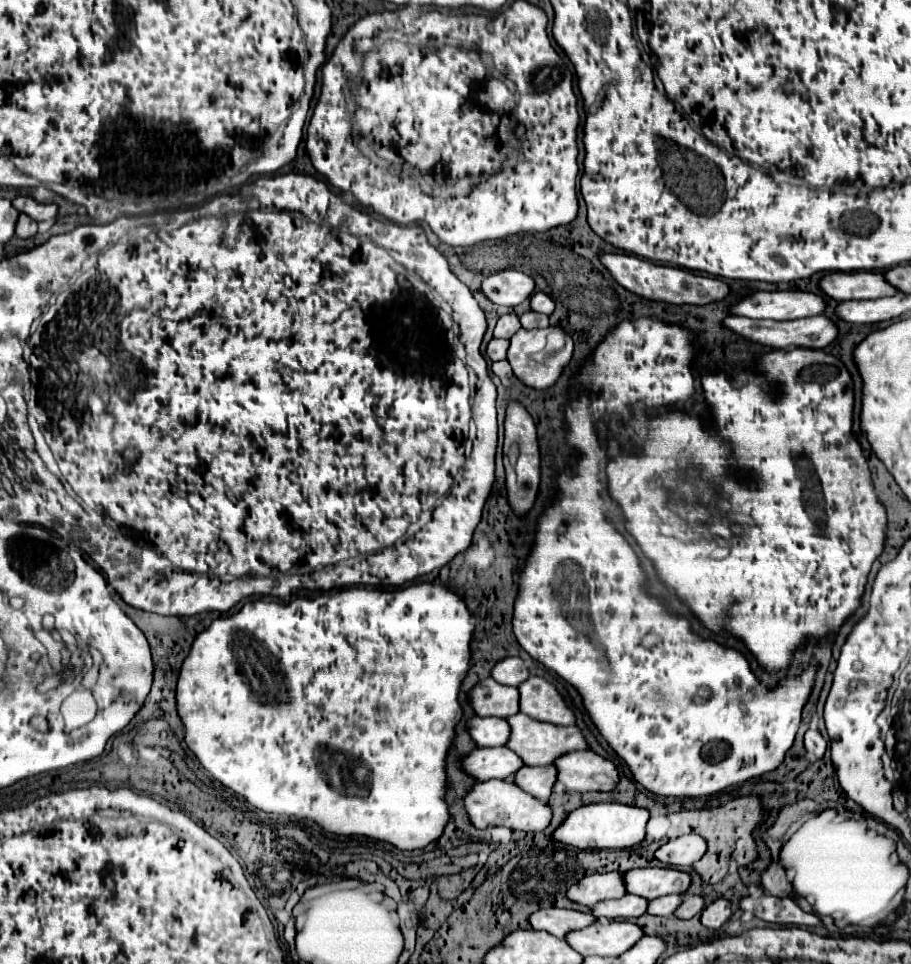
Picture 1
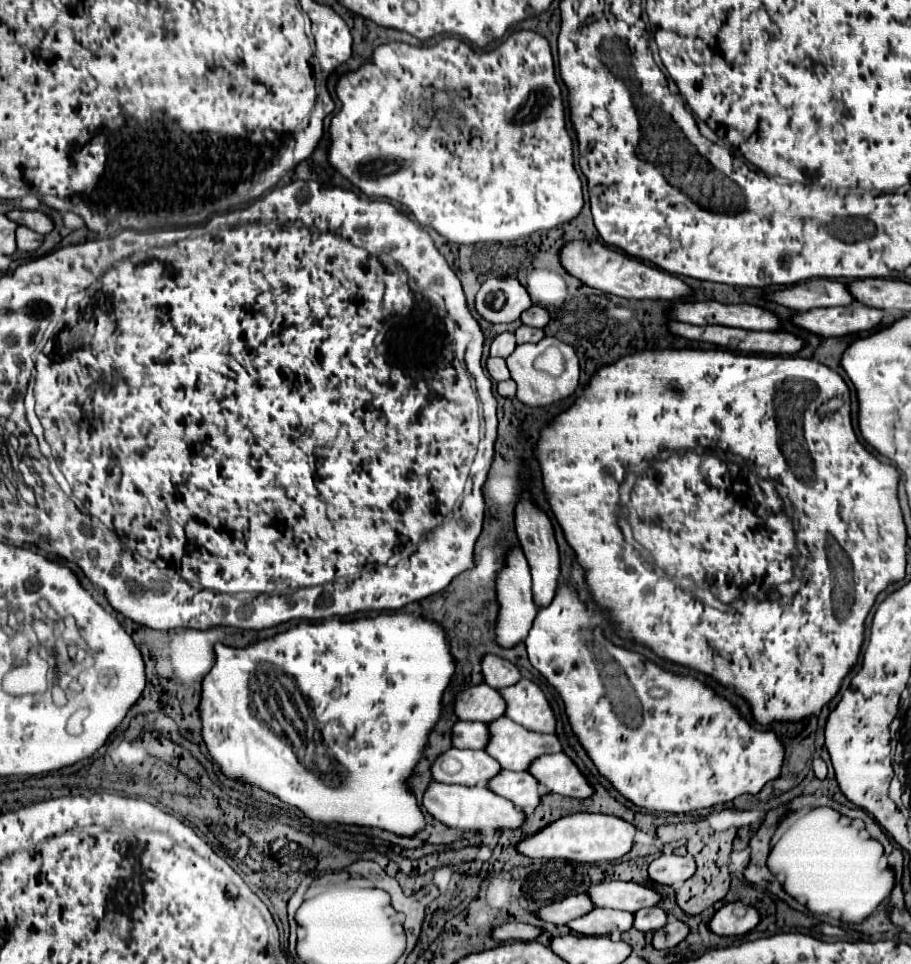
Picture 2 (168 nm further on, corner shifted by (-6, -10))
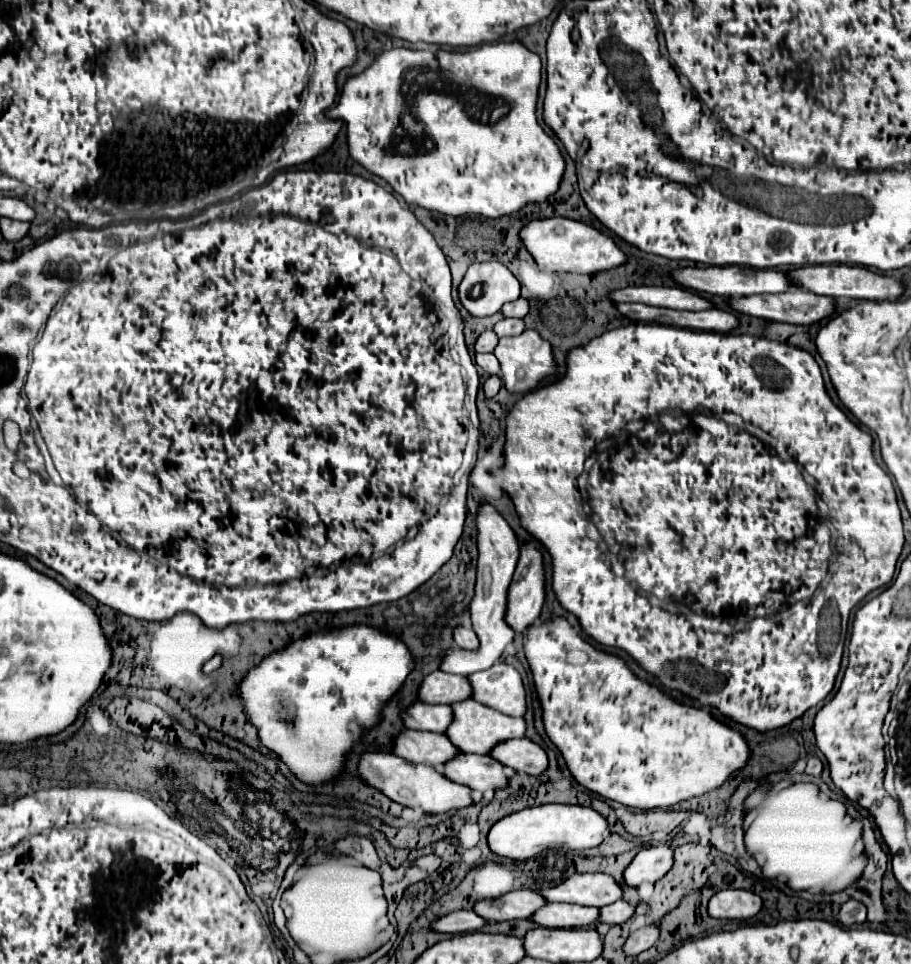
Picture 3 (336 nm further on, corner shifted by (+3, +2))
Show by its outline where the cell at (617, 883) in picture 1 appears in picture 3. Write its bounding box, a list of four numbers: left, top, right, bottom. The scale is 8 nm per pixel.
[474,889,548,923]

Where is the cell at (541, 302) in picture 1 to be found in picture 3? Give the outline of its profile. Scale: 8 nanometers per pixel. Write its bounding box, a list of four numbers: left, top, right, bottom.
[502,297,530,317]

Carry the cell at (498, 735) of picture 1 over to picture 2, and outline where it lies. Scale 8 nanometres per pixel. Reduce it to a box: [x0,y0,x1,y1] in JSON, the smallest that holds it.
[451,721,487,749]

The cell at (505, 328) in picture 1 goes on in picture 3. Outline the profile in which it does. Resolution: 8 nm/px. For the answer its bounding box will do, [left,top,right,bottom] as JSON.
[476,331,498,353]

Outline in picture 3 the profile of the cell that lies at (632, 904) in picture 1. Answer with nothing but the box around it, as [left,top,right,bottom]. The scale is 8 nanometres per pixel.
[532,903,598,927]

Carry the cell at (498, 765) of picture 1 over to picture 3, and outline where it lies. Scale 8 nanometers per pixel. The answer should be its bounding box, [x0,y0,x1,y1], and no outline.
[394,729,460,769]

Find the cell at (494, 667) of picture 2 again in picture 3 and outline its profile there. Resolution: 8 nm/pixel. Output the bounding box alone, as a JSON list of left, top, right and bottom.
[454,627,478,651]

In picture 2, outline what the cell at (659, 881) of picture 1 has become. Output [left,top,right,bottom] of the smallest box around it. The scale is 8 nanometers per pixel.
[585,881,661,913]

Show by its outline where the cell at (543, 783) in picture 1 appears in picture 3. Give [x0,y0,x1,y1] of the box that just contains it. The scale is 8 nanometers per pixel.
[444,753,508,791]

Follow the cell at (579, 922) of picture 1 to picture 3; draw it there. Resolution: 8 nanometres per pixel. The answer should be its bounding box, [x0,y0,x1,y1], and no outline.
[432,911,488,933]

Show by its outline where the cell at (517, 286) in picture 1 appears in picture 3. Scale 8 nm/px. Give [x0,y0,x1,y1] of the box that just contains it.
[458,263,520,317]

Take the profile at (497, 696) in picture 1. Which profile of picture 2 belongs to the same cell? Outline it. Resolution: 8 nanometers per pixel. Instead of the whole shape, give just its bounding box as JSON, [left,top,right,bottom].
[453,683,505,723]

